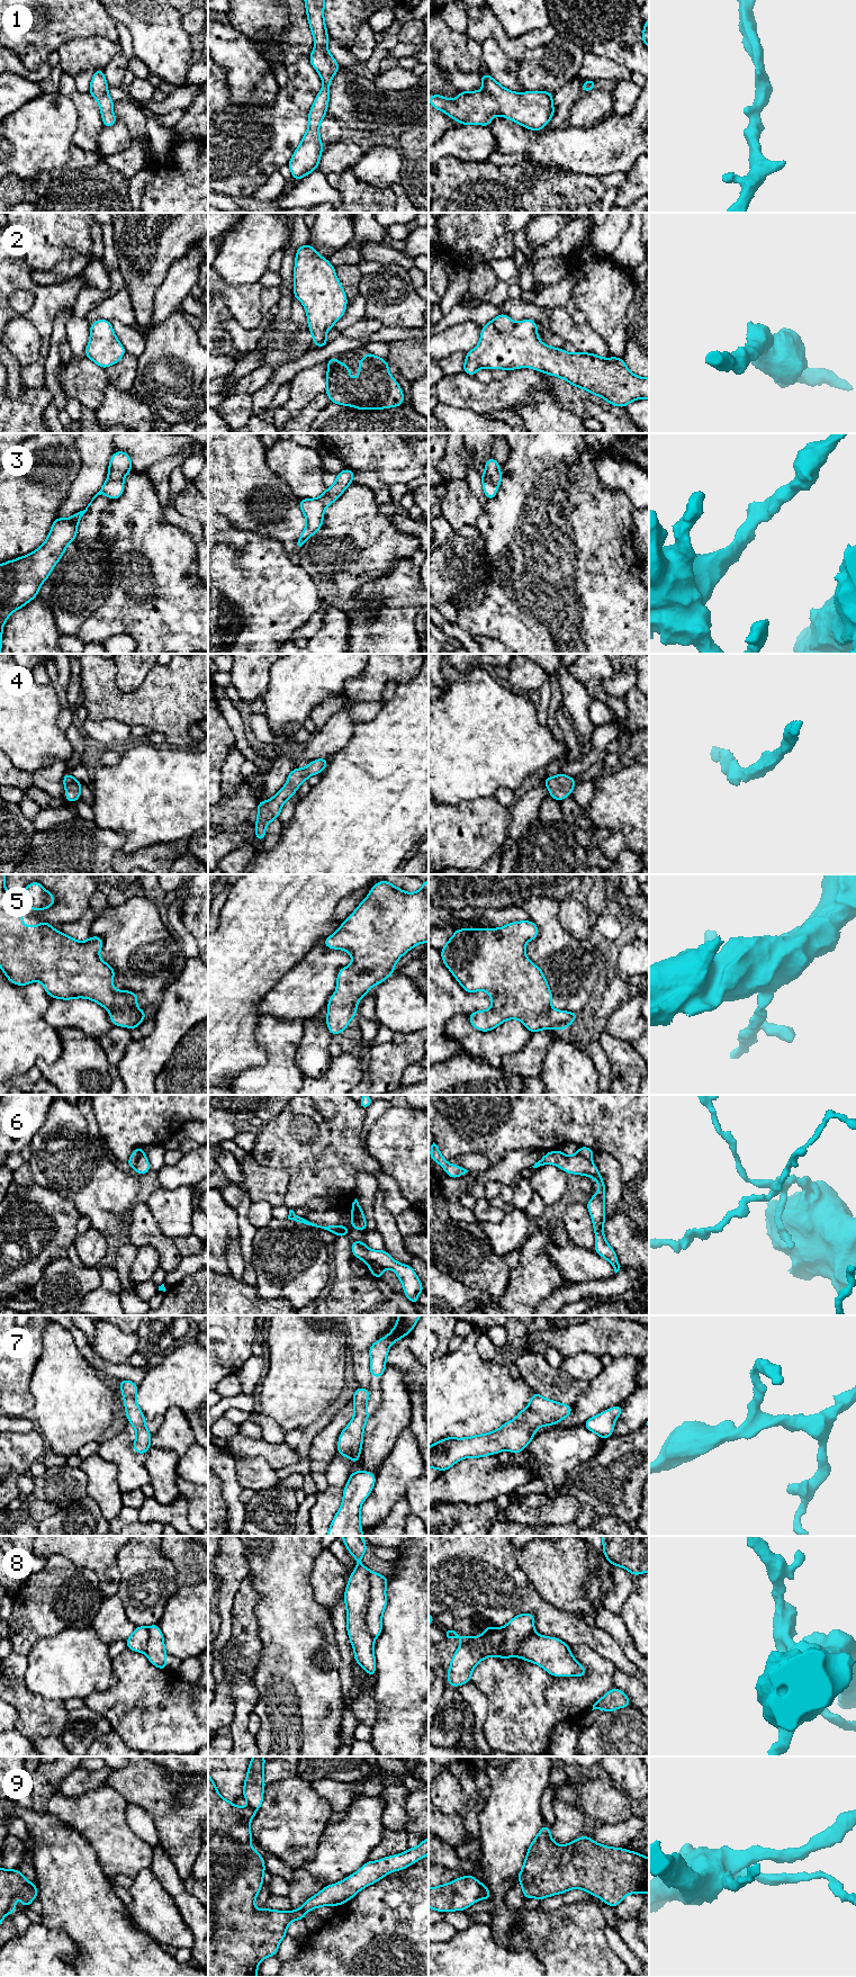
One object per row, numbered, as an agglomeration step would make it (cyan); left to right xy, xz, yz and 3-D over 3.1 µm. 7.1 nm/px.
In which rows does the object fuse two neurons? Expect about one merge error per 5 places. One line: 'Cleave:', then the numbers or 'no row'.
Cleave: 6, 8, 9

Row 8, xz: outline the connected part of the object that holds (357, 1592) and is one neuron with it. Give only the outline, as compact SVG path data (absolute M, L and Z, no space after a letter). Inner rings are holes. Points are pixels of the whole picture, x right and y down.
M342 1536L342 1540L357 1561L355 1570L350 1574L344 1592L346 1606L346 1630L354 1650L354 1661L371 1677L376 1677L376 1656L373 1645L376 1637L366 1623L369 1607L369 1571L359 1562L367 1552L361 1536Z

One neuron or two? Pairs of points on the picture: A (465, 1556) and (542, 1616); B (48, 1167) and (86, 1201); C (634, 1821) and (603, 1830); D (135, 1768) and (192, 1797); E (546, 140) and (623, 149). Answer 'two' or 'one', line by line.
A: one
B: one
C: one
D: one
E: one

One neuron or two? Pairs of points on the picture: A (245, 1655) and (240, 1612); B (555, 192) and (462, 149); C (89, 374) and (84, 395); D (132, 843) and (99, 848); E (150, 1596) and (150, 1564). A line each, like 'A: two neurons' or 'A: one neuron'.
A: one neuron
B: two neurons
C: one neuron
D: two neurons
E: one neuron

